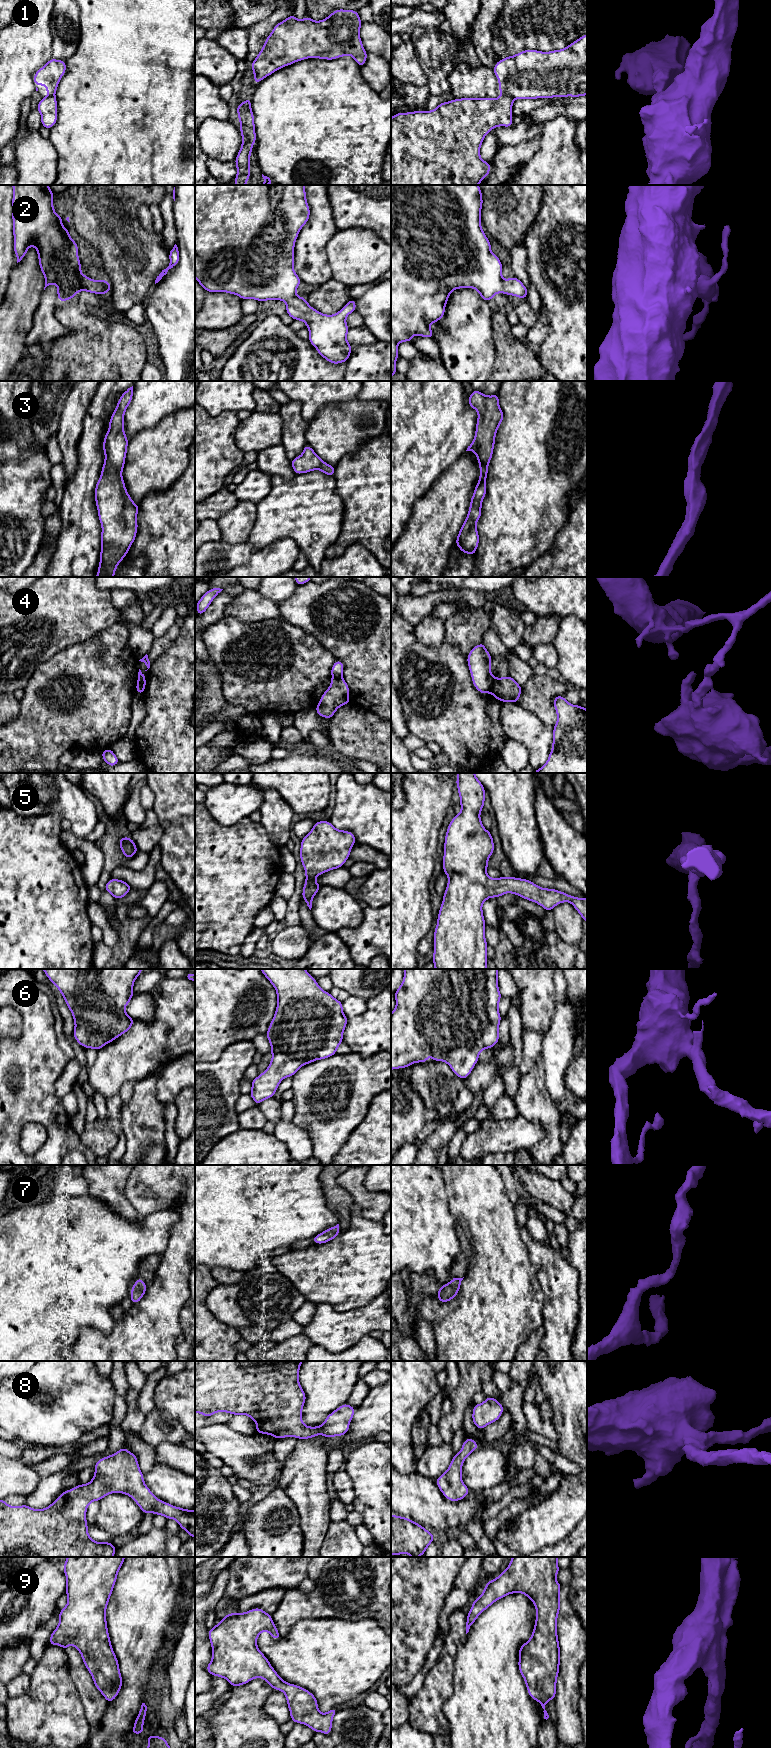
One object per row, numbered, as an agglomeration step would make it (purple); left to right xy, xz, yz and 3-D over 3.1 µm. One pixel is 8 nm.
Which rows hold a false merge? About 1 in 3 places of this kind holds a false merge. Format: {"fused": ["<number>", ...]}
{"fused": ["1", "4"]}

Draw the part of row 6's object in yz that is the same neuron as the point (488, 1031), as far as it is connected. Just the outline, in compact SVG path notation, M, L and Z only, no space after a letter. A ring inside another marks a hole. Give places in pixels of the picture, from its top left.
M403 969L403 971L403 981L394 993L396 1007L391 1013L391 1070L409 1067L414 1062L427 1063L428 1055L431 1054L432 1061L446 1062L456 1076L465 1080L479 1060L480 1052L492 1048L499 1041L499 1024L502 1017L498 1005L502 995L498 988L498 969Z

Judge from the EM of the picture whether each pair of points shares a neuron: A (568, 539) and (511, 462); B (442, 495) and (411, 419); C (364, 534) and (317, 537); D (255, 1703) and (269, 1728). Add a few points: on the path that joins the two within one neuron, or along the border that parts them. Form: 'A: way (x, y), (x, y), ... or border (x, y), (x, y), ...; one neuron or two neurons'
A: border (570, 507), (567, 523), (557, 534), (550, 550); two neurons
B: border (452, 463), (421, 498); two neurons
C: border (343, 513), (340, 534), (327, 548), (325, 556); two neurons
D: way (255, 1709), (255, 1714), (263, 1722); one neuron

